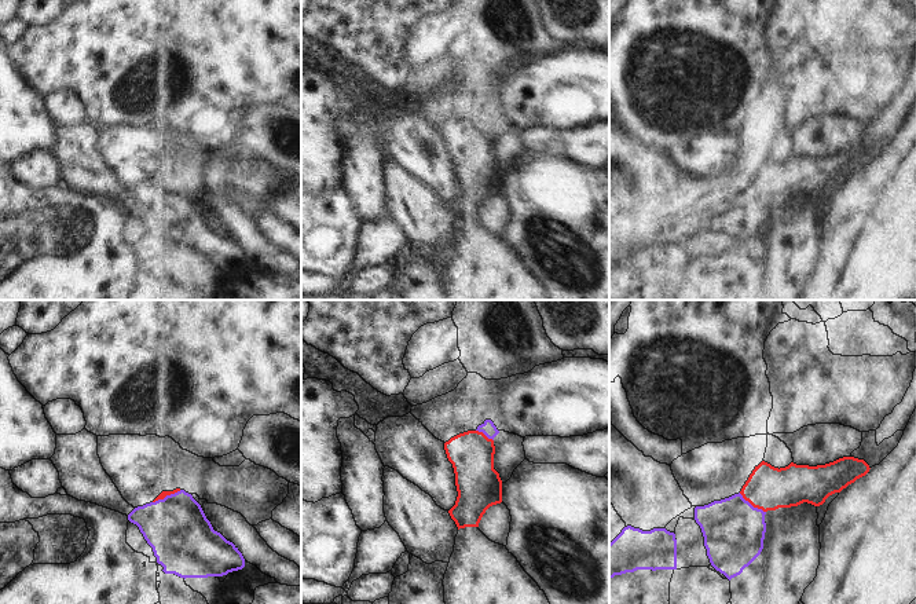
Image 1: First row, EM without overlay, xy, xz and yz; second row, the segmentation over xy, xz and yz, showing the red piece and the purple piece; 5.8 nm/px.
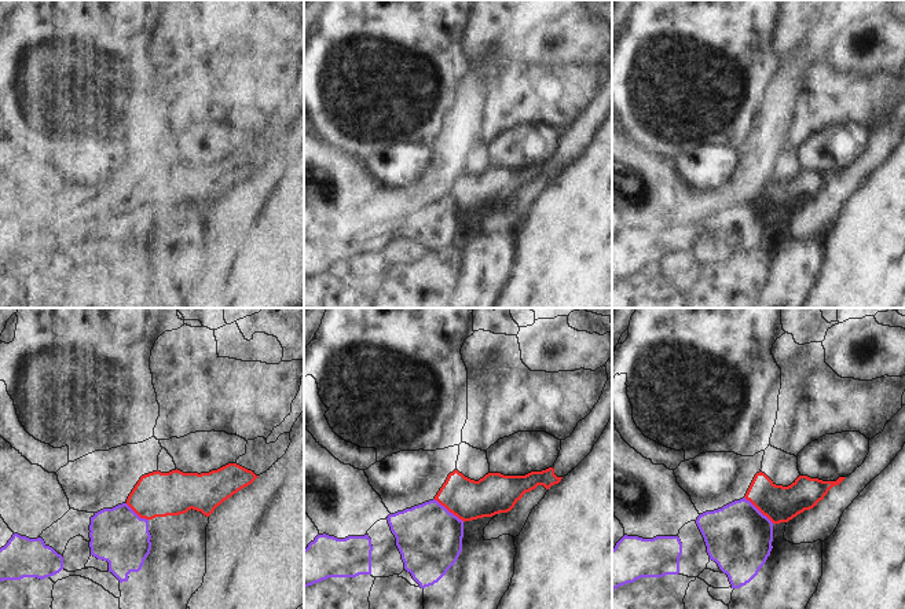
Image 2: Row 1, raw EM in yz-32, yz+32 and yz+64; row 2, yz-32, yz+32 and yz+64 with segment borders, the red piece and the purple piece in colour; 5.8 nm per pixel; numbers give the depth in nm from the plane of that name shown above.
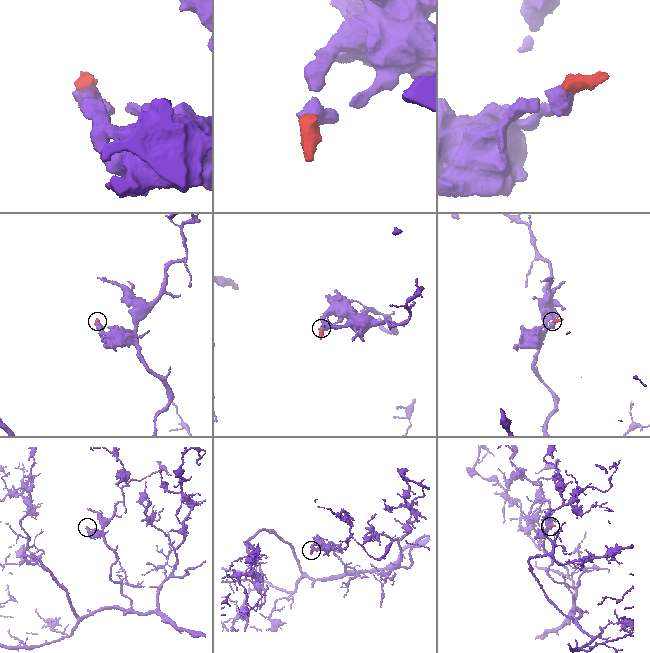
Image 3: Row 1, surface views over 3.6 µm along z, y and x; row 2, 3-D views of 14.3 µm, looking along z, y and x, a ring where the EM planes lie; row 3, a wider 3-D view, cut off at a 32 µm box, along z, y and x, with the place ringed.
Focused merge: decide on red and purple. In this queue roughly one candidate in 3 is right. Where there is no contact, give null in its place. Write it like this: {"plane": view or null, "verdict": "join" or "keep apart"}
{"plane": "xy", "verdict": "join"}

